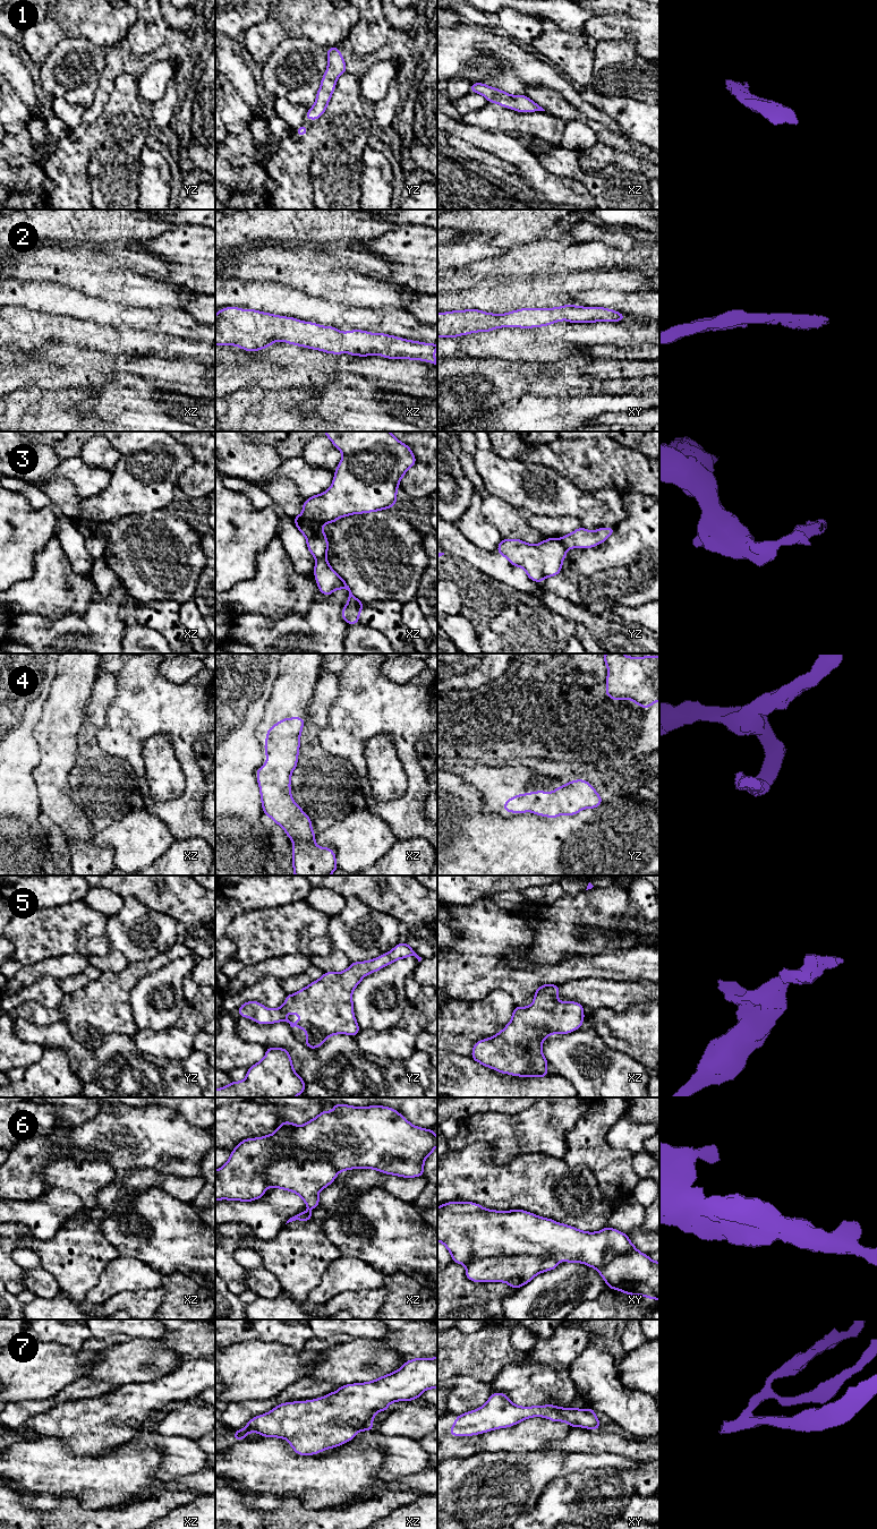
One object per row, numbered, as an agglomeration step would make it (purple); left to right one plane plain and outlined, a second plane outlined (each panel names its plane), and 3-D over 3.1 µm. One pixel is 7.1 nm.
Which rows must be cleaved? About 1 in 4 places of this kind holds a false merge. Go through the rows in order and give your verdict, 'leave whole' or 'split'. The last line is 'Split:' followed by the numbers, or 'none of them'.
1: leave whole
2: leave whole
3: split
4: leave whole
5: leave whole
6: split
7: leave whole
Split: 3, 6

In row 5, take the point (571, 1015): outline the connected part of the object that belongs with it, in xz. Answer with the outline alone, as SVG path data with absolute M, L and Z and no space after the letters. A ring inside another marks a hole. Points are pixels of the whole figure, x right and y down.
M543 984L536 991L534 1001L527 1007L513 1009L512 1019L497 1034L480 1040L472 1048L471 1058L485 1067L499 1073L521 1077L546 1077L548 1065L542 1051L543 1041L551 1034L569 1034L581 1028L584 1007L576 1001L559 1001L560 993L556 984Z

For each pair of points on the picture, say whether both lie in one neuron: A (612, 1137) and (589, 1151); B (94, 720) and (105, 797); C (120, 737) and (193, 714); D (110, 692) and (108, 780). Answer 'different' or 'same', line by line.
A: different
B: same
C: same
D: same

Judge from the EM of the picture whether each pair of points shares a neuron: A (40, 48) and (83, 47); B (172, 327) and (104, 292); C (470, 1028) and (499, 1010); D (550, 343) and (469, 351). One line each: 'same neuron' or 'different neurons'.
A: different neurons
B: different neurons
C: same neuron
D: same neuron

